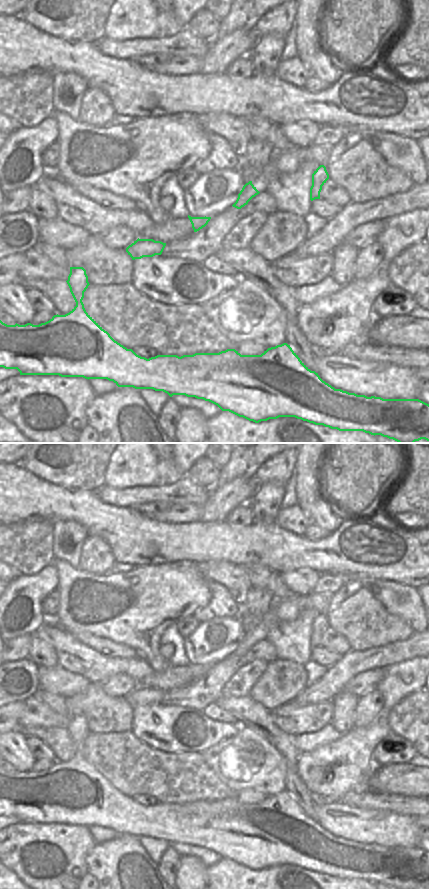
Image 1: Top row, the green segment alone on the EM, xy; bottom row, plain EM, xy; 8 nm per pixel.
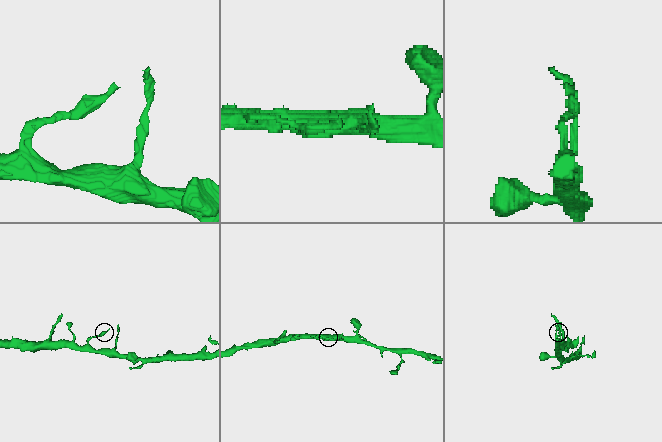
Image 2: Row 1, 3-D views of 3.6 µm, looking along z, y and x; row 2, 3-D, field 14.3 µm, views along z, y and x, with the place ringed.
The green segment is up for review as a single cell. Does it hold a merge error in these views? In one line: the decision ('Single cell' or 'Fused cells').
Single cell.

